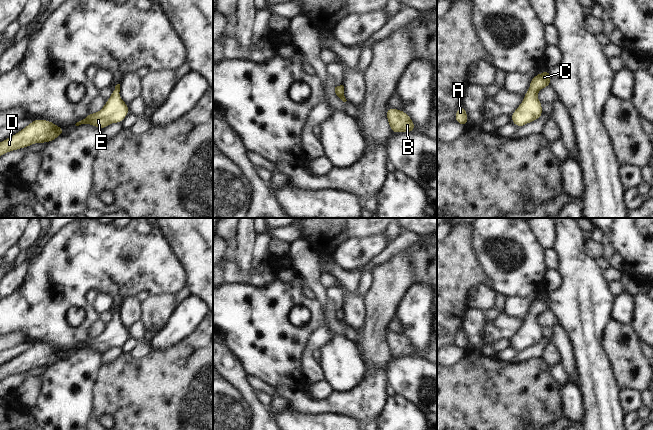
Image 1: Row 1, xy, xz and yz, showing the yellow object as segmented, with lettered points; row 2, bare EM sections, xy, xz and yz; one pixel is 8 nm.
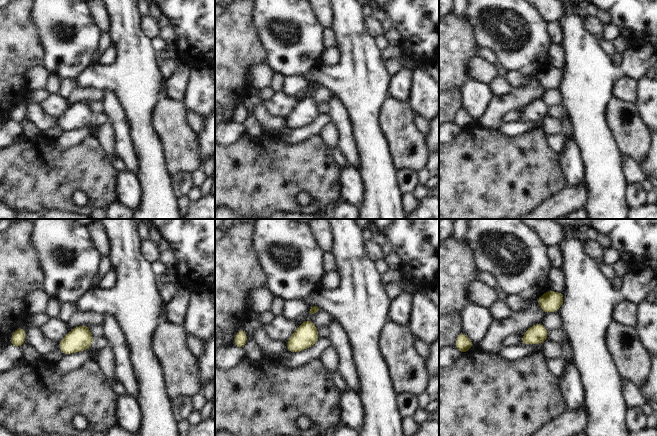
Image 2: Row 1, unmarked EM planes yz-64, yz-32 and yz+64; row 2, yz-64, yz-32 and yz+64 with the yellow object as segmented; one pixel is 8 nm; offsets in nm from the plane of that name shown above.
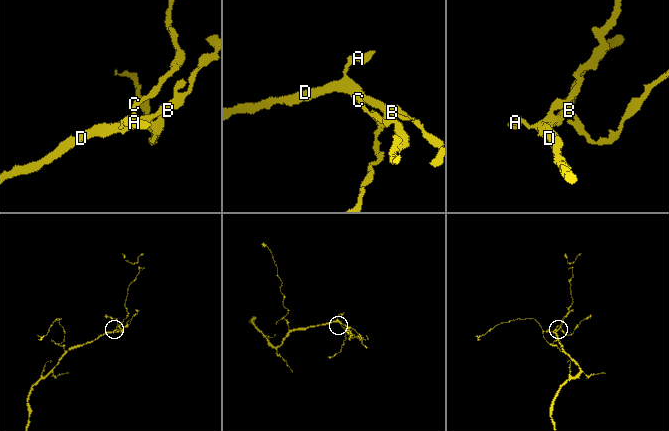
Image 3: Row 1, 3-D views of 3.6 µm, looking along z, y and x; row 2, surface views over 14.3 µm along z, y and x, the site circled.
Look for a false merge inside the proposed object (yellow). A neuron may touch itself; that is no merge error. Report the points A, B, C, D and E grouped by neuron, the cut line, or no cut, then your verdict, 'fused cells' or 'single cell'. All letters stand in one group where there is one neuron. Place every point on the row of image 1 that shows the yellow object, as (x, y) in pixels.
A B C D E | no cut | single cell

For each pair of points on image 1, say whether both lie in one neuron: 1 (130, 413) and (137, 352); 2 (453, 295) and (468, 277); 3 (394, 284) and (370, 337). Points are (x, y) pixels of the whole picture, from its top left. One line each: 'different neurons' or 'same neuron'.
1: different neurons
2: same neuron
3: same neuron

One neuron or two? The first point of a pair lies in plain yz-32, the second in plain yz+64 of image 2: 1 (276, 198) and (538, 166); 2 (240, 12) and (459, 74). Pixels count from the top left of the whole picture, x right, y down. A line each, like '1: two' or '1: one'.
1: one
2: one

